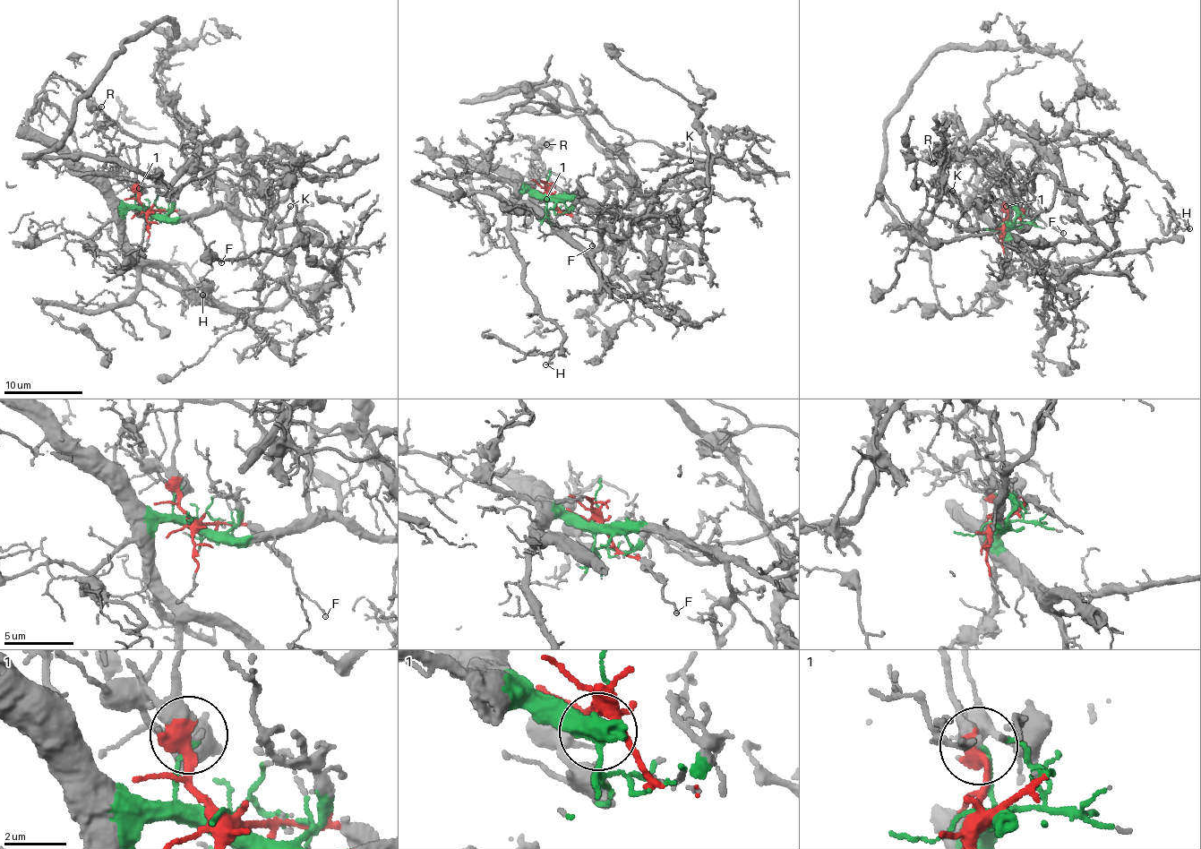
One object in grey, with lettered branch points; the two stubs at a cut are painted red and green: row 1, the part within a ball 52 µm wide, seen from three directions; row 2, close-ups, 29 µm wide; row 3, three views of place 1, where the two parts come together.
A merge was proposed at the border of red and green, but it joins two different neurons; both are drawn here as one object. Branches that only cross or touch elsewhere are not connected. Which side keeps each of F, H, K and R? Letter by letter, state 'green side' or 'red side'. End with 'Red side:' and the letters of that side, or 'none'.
F: red side
H: green side
K: red side
R: red side
Red side: F, K, R

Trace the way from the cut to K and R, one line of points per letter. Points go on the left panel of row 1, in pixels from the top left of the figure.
K: (150, 211), (139, 200), (141, 143), (260, 157), (282, 175), (269, 187), (269, 217), (279, 221), (291, 206)
R: (150, 211), (139, 200), (138, 141), (95, 107), (102, 107)

